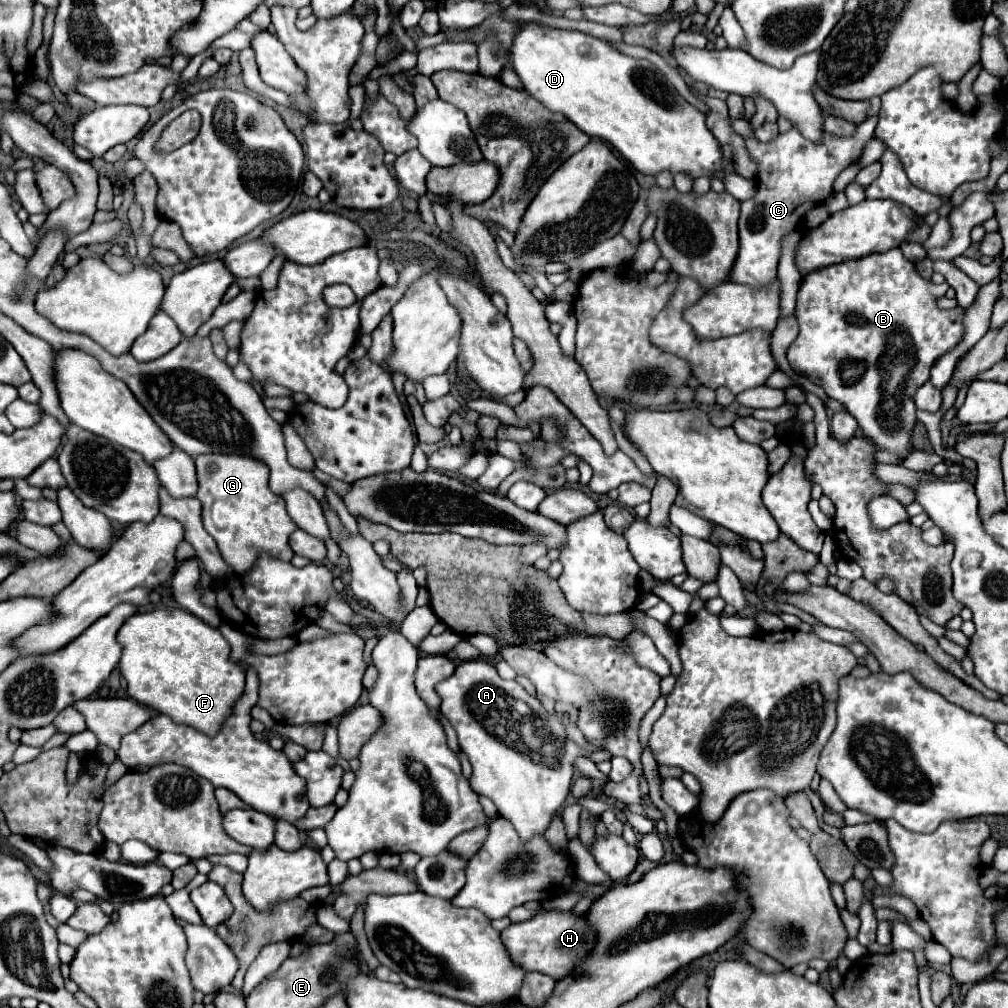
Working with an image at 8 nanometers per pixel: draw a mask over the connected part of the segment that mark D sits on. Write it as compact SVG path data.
M527 22L519 28L519 32L513 36L513 44L511 44L511 64L513 64L513 70L517 72L523 88L535 98L539 100L545 108L549 108L551 112L561 112L567 120L571 120L579 130L583 130L585 134L589 134L591 138L601 138L609 144L613 144L619 154L629 160L641 174L647 174L647 176L657 176L661 170L671 170L673 174L677 172L687 172L691 174L693 178L699 178L699 176L715 176L719 166L721 166L721 146L719 142L715 140L715 136L709 132L709 128L705 126L705 116L693 108L683 96L677 94L677 90L673 88L673 84L657 70L657 66L653 66L649 60L635 60L623 52L619 52L617 48L613 48L607 40L601 40L601 38L595 38L595 36L589 36L589 34L583 34L583 32L577 32L577 30L561 30L561 28L551 28L551 26L543 26L539 22Z

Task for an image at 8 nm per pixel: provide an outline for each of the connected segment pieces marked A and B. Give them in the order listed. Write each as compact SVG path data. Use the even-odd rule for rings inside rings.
M485 660L459 662L453 676L437 684L437 694L443 700L441 712L451 720L453 728L457 730L459 748L469 756L469 762L473 766L473 776L469 780L471 788L477 794L483 794L495 802L501 816L507 818L515 826L523 842L529 842L533 836L543 836L545 830L549 828L553 814L561 808L561 804L565 802L569 794L577 758L585 756L585 758L591 758L593 762L611 760L607 752L587 754L581 746L577 746L571 738L567 738L565 726L559 720L555 720L535 696L531 696L515 680L503 680L497 674L495 666ZM519 700L531 708L529 716L523 716L517 712L515 706Z
M899 248L809 272L797 294L799 336L789 346L787 360L797 374L819 384L829 398L841 402L859 422L865 438L883 450L907 456L915 424L913 392L929 380L933 362L961 340L963 310L941 310L935 304L935 298L945 296L947 288L947 282L937 286L923 280Z

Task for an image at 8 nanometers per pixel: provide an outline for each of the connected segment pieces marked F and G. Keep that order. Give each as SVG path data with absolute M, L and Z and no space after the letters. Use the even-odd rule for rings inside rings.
M183 608L137 612L119 628L117 640L123 646L119 672L129 684L129 696L145 706L153 706L159 714L171 716L179 724L193 726L211 736L241 696L245 670L229 660L231 648L227 640L217 628L211 628Z
M203 454L197 464L197 498L203 504L203 526L219 546L223 560L236 574L247 572L259 554L271 554L283 562L293 558L289 536L297 530L285 510L285 500L269 490L269 468L253 458Z

